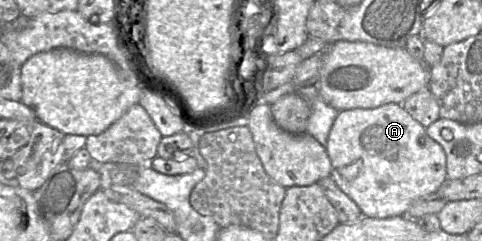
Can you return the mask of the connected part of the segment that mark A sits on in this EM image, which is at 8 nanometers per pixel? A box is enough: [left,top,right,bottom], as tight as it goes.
[325,103,447,218]

